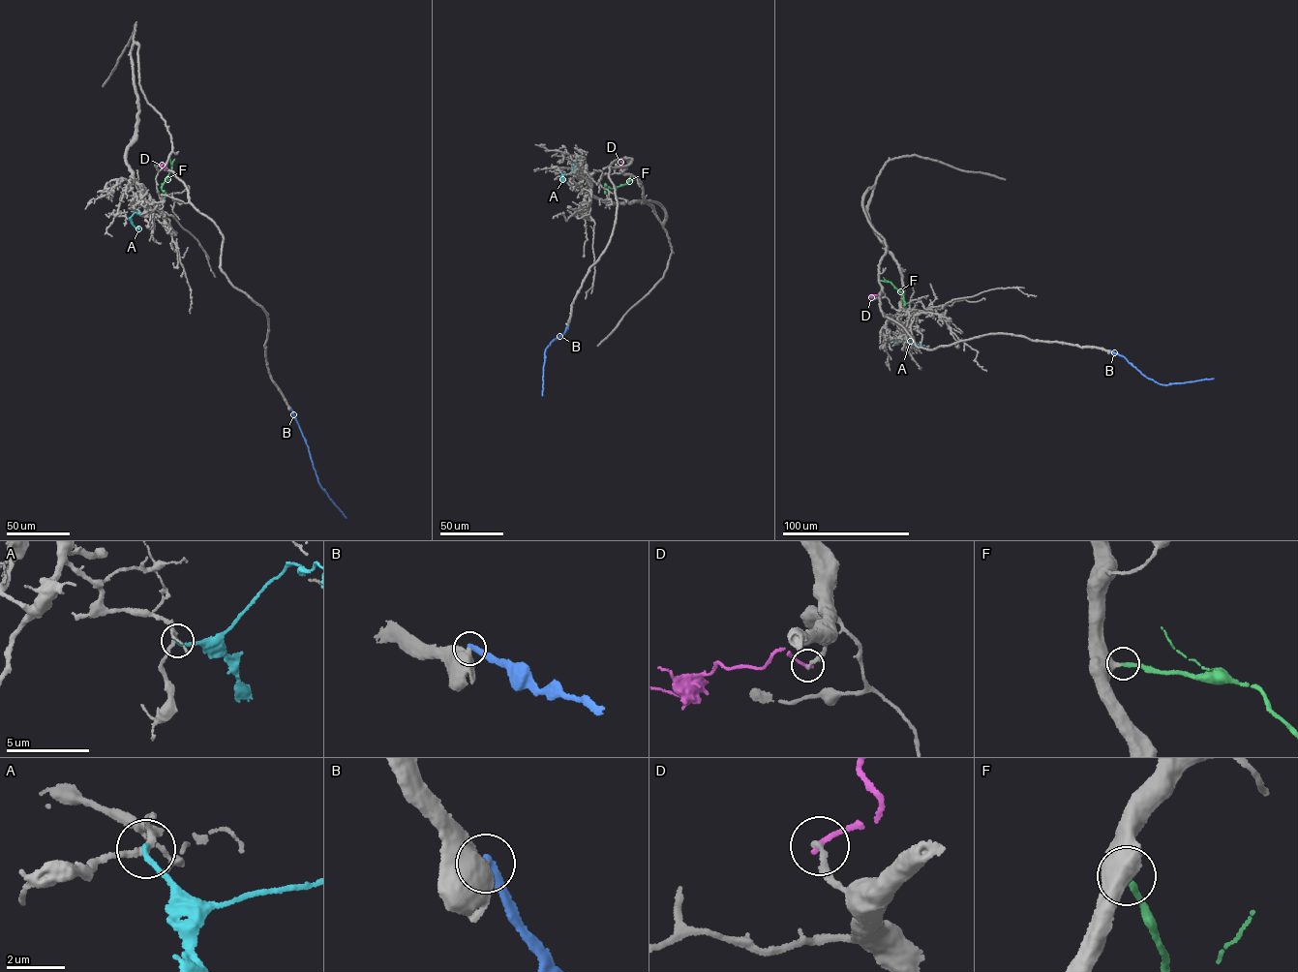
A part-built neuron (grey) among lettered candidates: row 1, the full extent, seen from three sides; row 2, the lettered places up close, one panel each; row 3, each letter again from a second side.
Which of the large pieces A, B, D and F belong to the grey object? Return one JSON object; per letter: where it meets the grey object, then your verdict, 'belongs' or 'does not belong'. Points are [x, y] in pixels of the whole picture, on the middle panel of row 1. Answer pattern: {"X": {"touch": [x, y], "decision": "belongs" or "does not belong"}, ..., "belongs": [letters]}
{"A": {"touch": [560, 172], "decision": "does not belong"}, "B": {"touch": [568, 326], "decision": "does not belong"}, "D": {"touch": [620, 169], "decision": "does not belong"}, "F": {"touch": [630, 176], "decision": "belongs"}, "belongs": ["F"]}

